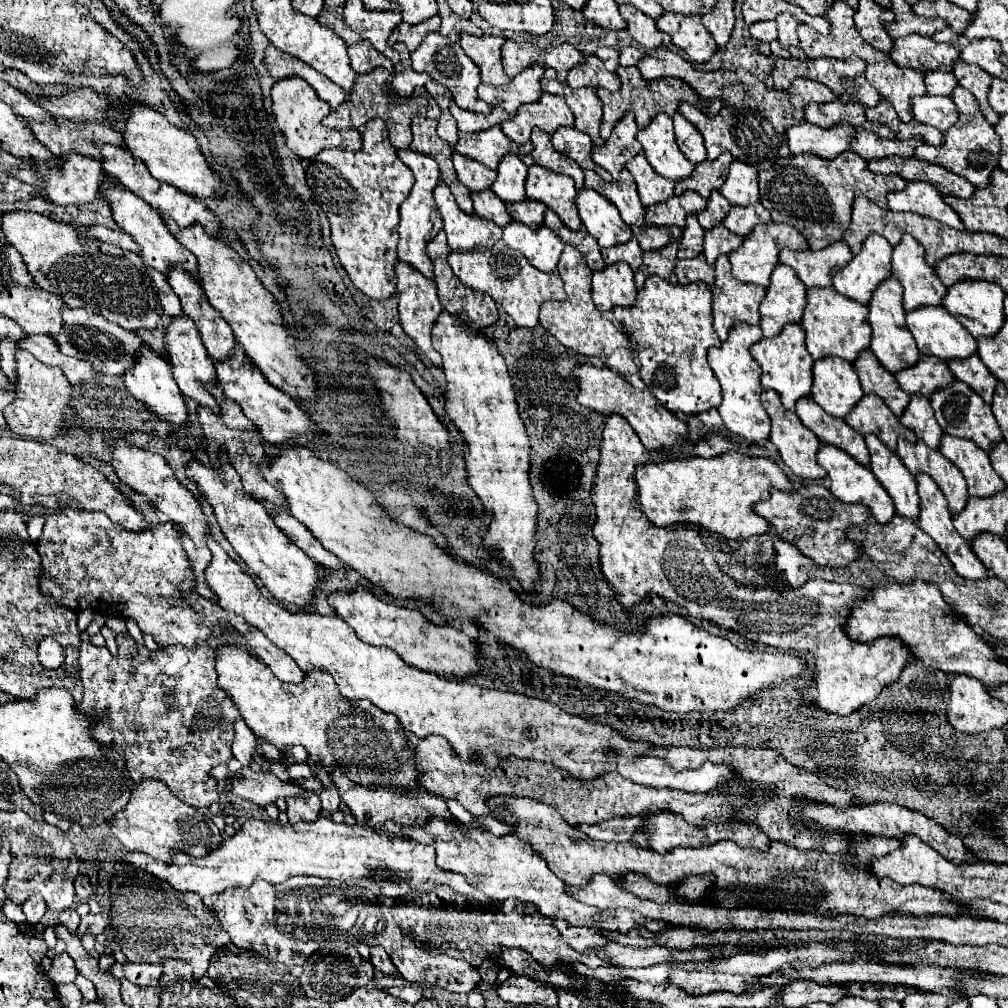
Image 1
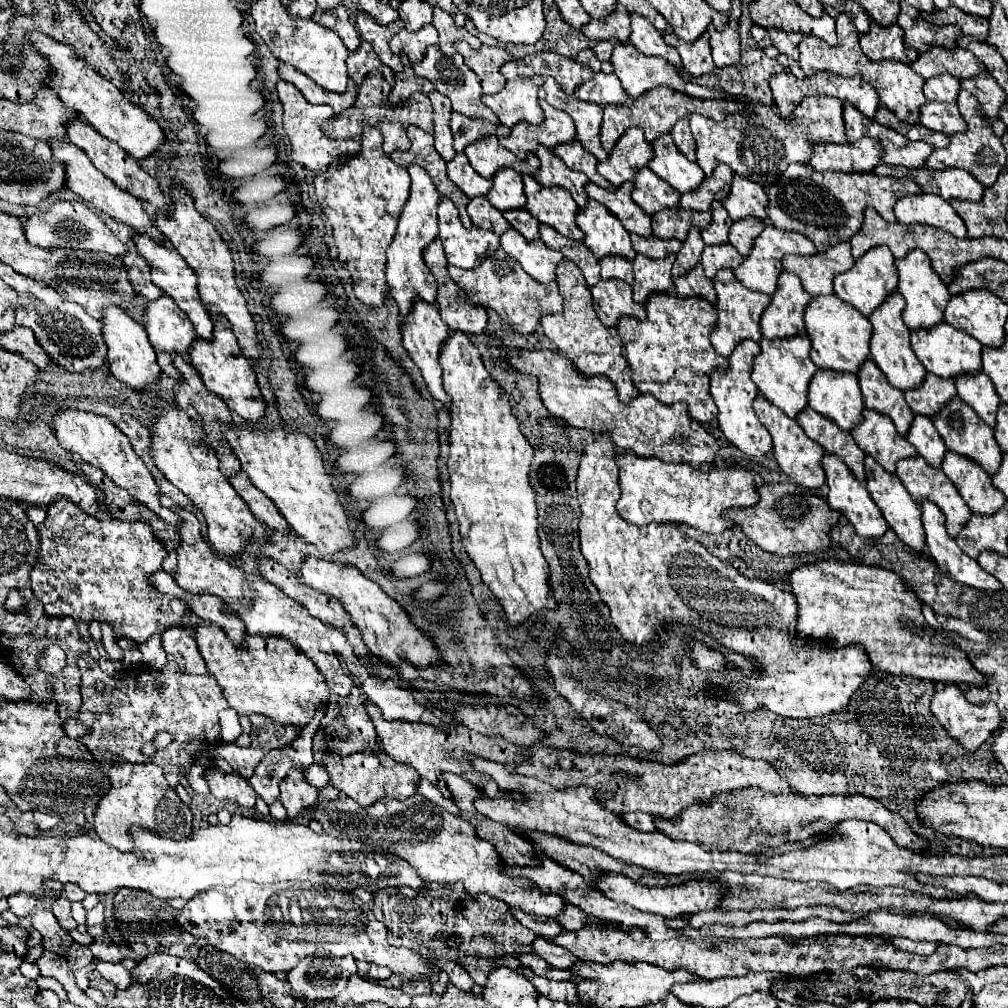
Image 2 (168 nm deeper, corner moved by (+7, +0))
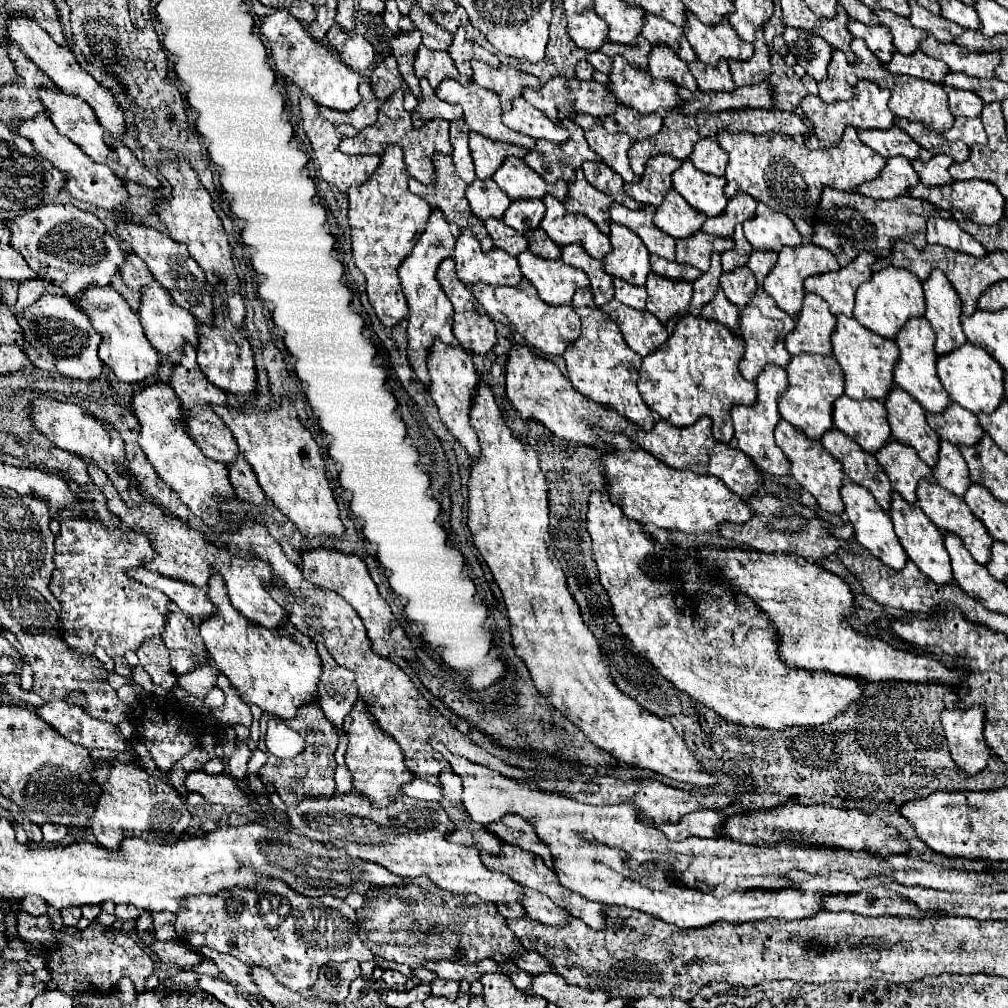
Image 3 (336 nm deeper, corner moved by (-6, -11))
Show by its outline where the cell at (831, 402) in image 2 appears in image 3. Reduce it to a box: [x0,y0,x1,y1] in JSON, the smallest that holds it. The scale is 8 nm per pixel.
[832,395,890,453]

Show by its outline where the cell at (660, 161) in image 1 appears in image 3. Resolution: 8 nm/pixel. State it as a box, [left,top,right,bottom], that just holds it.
[672,159,726,217]

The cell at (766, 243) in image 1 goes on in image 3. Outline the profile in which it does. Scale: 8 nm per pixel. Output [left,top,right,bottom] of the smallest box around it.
[762,243,840,317]

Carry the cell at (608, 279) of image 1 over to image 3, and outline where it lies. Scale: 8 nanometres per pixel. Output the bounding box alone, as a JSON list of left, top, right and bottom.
[602,301,668,357]

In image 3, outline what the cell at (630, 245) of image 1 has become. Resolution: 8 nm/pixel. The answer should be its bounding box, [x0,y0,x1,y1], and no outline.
[614,277,646,309]

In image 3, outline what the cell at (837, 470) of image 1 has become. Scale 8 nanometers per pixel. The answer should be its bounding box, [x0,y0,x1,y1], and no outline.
[840,483,908,571]

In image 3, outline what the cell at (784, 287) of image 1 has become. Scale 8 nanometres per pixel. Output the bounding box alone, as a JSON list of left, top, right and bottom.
[786,293,834,355]

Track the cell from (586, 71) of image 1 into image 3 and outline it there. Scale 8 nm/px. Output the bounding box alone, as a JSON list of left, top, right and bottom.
[602,103,662,141]

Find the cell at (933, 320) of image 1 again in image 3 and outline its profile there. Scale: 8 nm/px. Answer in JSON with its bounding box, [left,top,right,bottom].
[936,343,1004,413]

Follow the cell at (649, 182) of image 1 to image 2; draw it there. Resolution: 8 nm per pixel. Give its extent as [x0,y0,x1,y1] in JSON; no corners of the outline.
[633,168,681,216]

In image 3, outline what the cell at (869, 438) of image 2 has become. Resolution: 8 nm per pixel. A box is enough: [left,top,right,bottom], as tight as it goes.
[876,439,932,503]

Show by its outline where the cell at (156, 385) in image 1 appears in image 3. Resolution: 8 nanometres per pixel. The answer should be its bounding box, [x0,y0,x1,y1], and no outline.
[78,285,160,383]

